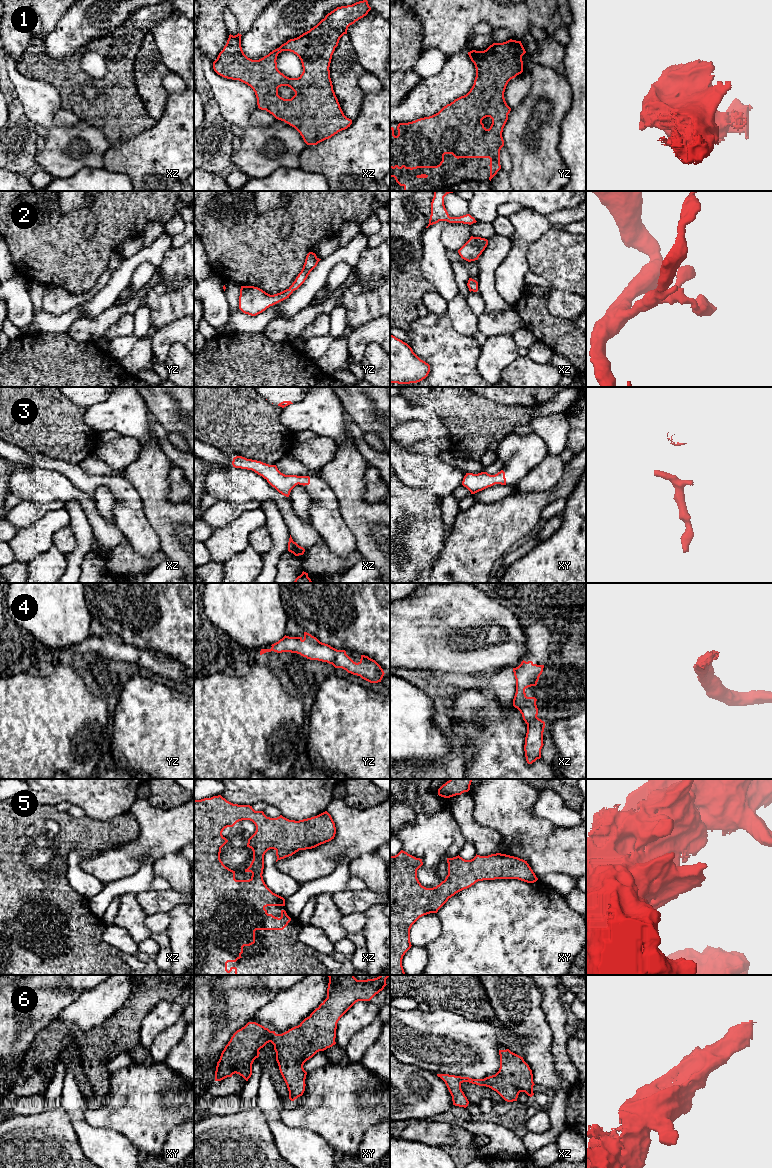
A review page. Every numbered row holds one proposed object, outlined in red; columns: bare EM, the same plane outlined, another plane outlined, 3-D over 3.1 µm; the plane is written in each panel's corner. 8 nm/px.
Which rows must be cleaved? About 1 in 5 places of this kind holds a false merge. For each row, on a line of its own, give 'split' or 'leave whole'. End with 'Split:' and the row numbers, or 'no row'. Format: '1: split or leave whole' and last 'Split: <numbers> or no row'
1: leave whole
2: leave whole
3: leave whole
4: leave whole
5: leave whole
6: leave whole
Split: no row

